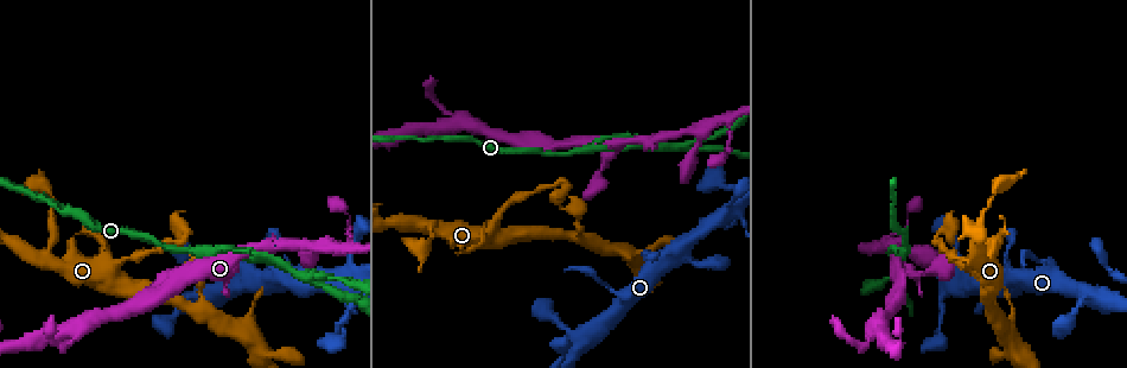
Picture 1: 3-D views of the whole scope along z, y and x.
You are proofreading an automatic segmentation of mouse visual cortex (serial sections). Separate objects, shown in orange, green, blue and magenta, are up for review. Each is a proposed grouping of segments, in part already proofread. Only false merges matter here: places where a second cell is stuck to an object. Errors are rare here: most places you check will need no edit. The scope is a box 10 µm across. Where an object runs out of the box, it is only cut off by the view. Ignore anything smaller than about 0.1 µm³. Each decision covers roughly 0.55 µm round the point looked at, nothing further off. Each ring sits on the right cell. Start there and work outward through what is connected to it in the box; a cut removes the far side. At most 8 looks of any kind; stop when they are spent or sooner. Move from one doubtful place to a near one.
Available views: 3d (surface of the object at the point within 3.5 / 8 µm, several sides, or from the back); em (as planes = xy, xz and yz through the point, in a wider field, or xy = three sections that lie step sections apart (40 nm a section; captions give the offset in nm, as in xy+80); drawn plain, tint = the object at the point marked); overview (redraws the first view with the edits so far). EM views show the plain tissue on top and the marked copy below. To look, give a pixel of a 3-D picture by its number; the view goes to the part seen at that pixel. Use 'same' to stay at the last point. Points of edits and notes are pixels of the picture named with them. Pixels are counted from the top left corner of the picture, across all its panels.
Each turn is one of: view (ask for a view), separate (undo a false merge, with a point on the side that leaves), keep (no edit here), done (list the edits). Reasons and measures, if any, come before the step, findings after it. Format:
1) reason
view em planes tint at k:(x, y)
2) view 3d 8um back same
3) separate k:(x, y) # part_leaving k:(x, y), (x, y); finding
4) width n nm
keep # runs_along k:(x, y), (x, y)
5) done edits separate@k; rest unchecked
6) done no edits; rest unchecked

side arm on a straight run
view 3d 3.5um at 1:(1086, 296)

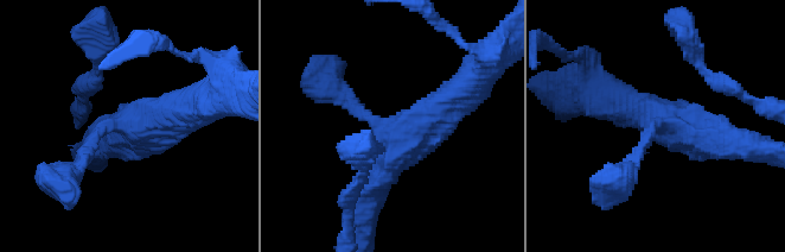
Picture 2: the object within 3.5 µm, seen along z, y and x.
arms 3; arm_widths 200, 400, 450 nm
view em xy step 3 tint at 2:(389, 130)

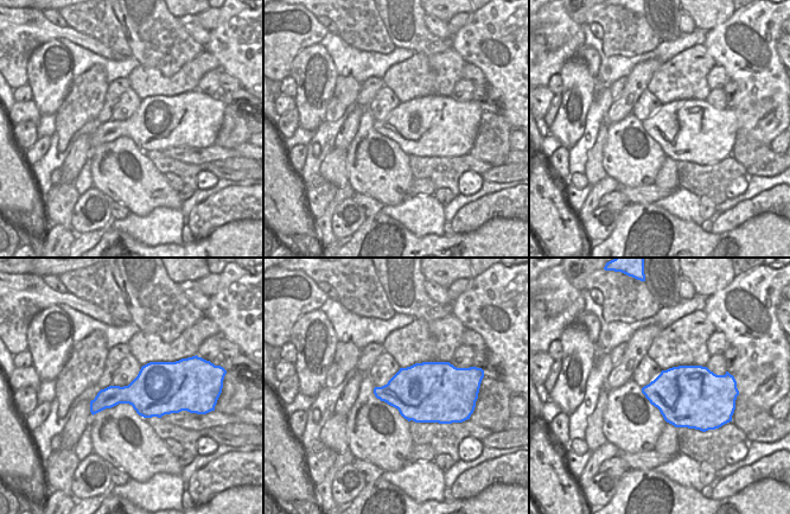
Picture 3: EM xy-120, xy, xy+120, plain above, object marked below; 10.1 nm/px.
width 600 nm
keep # runs_along 2:(470, 86), (408, 128), (371, 189); all the same cell

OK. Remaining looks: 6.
thin neck
view 3d 3.5um back at 1:(622, 149)

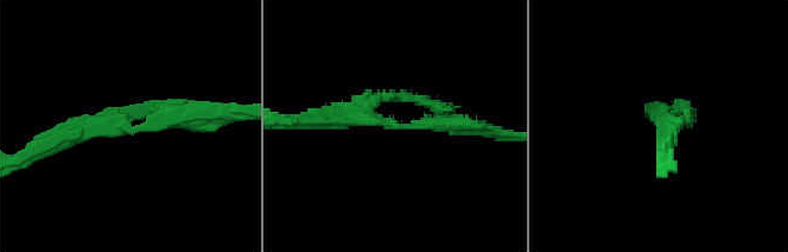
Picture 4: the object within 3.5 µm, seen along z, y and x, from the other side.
view em xy step 5 tint at 4:(658, 126)

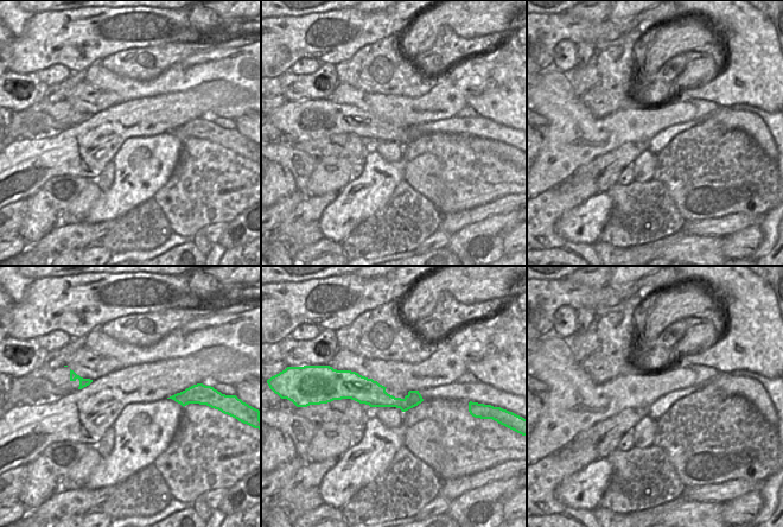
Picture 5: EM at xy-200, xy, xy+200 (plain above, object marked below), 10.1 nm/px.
keep # runs_along 5:(343, 392), (419, 399); continuous, no second cell

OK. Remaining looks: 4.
thin neck
view 3d 3.5um back at 1:(129, 259)

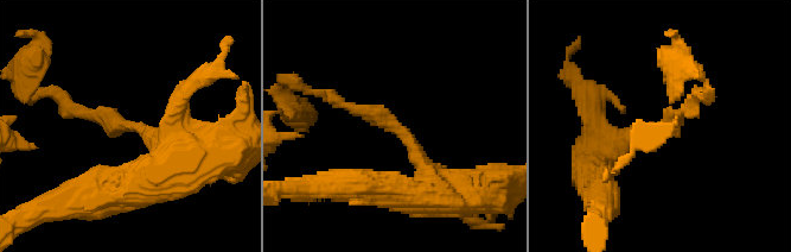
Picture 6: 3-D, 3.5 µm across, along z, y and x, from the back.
arm_widths 150, 350 nm; need the tissue
view em xy step 3 tint at 6:(399, 131)

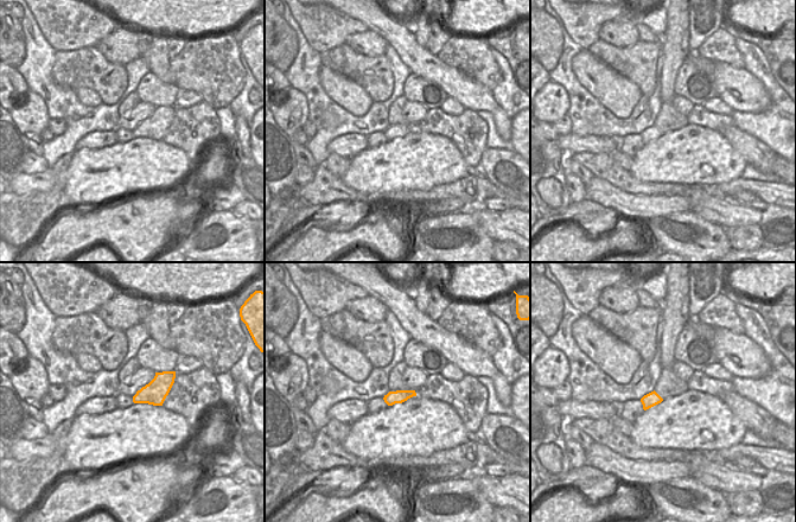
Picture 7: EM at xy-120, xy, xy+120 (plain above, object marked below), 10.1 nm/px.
another direction
view em xy step 2 tint same

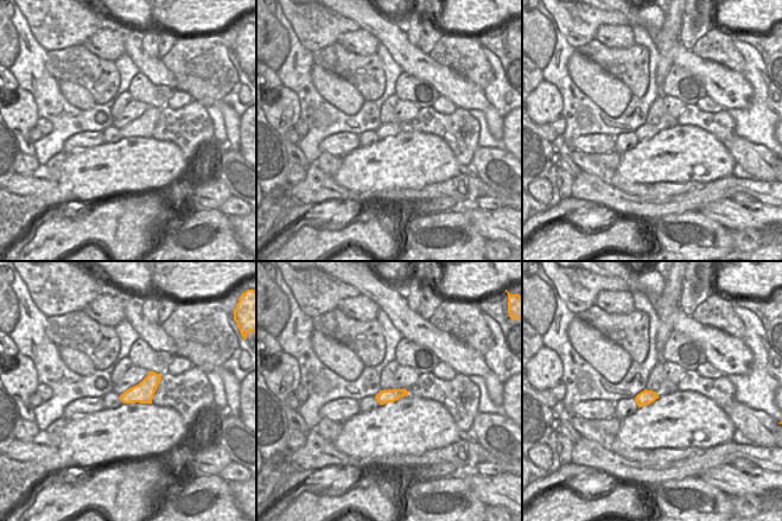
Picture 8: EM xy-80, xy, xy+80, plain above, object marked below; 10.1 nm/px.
keep # runs_along 6:(442, 194), (400, 130), (333, 100); all the same cell

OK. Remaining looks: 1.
done no edits; rest unchecked

